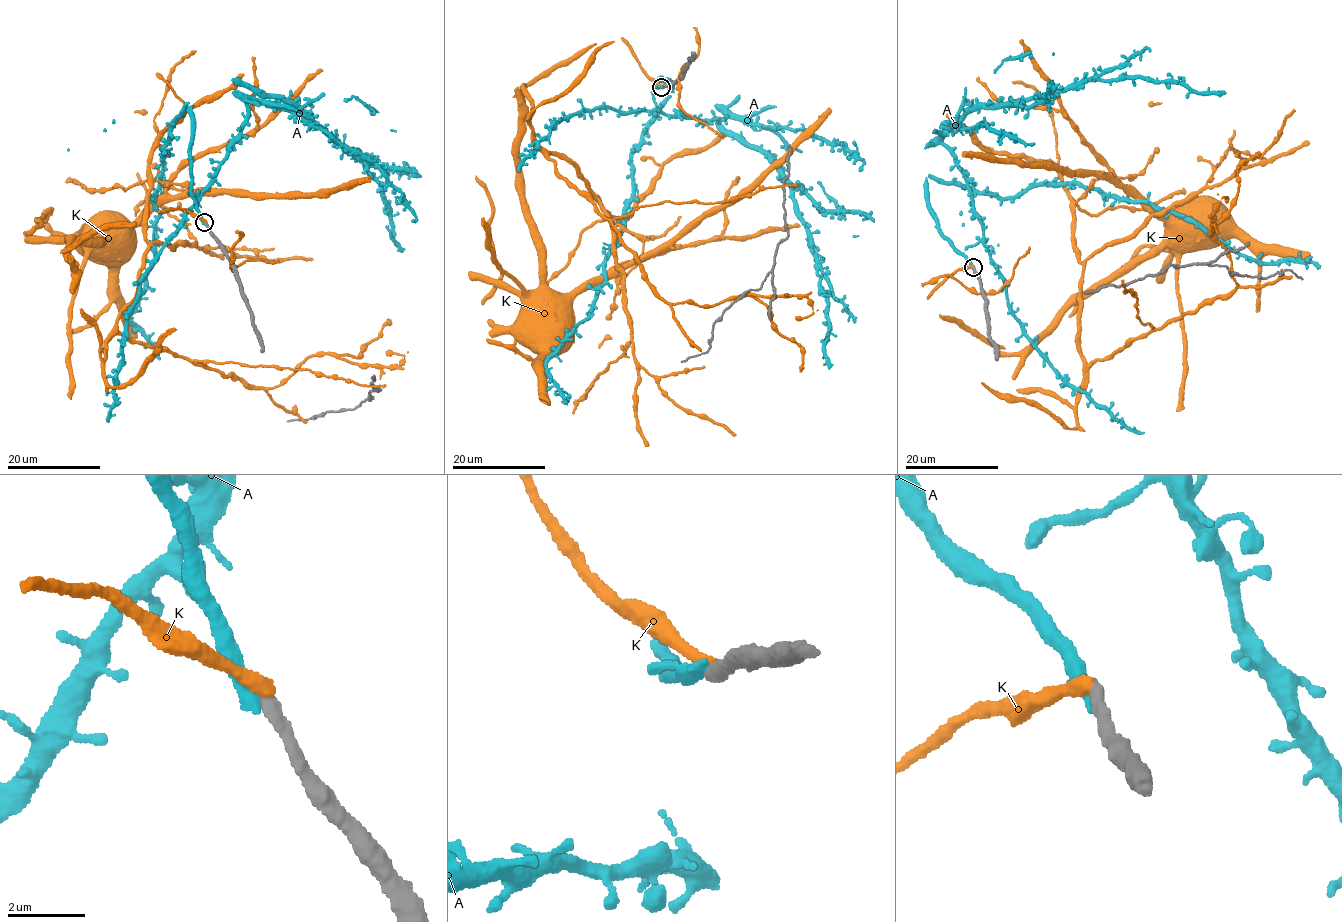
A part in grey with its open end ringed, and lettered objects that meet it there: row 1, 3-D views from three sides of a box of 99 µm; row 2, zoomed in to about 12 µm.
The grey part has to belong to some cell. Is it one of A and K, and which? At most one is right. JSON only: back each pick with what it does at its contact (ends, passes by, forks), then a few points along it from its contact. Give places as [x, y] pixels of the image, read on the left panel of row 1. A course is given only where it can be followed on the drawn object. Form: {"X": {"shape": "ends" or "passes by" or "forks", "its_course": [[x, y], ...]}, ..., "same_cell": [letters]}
{"A": {"shape": "ends", "its_course": [[203, 222], [191, 192], [188, 104], [163, 148], [168, 156], [154, 202], [156, 257], [127, 317], [160, 357]]}, "same_cell": ["A"]}

